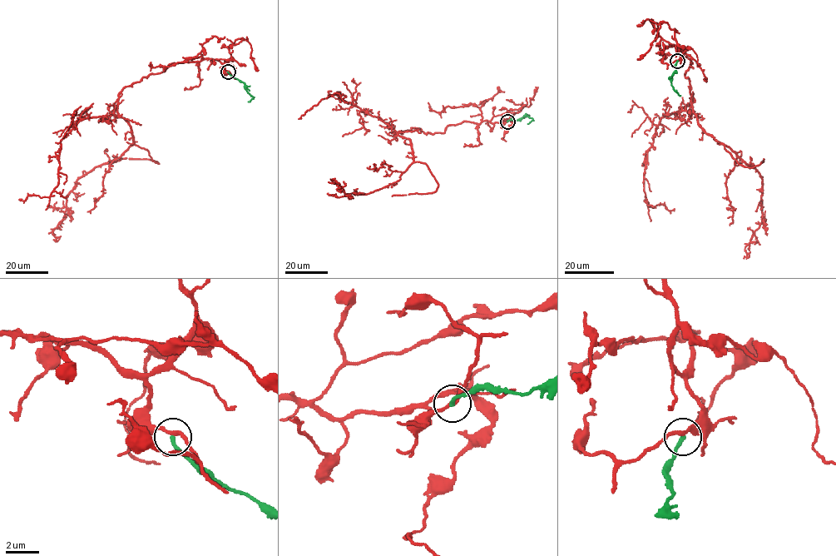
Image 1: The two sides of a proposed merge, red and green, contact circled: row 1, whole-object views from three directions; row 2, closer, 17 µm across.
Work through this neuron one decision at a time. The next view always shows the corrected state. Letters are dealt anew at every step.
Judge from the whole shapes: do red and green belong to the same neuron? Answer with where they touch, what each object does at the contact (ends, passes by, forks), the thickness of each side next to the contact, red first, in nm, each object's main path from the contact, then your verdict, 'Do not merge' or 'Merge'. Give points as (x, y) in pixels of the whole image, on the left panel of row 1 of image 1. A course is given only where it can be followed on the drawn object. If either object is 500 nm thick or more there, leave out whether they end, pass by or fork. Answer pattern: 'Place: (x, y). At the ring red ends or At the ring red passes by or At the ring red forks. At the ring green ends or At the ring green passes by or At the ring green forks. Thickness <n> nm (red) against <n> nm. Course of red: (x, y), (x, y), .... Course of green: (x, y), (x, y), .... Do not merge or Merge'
Place: (228, 71). At the ring red passes by. At the ring green ends. Thickness 220 nm (red) against 240 nm. Course of red: (228, 71), (203, 58), (170, 63), (126, 86), (117, 114), (133, 143), (76, 181), (53, 229), (58, 240). Course of green: (228, 71), (240, 80), (253, 97), (248, 101). Do not merge

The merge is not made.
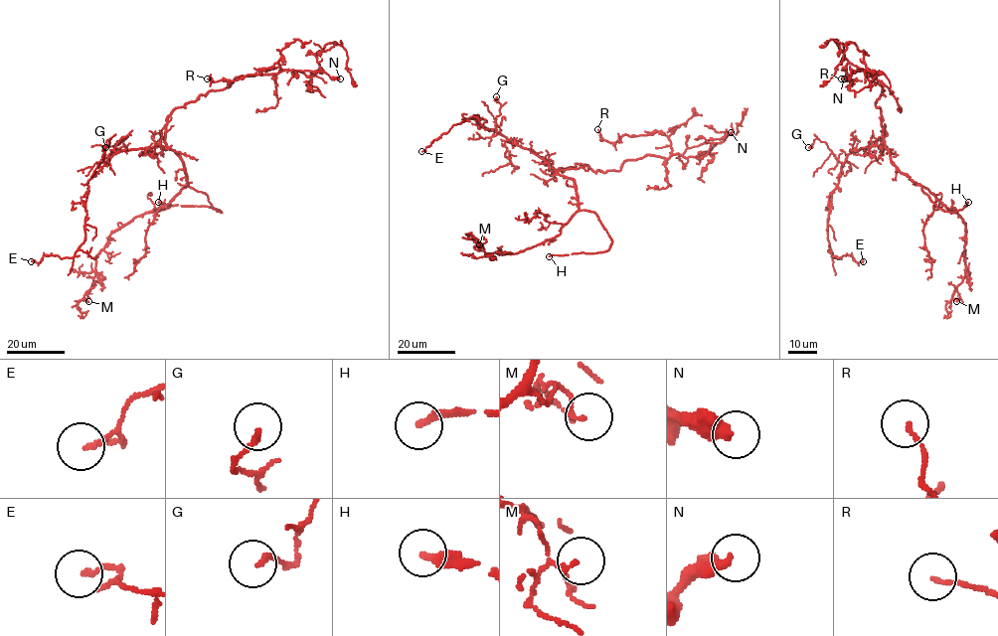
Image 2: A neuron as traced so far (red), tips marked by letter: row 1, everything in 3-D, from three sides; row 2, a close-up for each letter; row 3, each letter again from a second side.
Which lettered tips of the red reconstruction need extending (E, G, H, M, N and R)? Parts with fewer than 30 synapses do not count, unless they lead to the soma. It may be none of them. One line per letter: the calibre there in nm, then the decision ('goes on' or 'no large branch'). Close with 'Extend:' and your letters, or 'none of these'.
E: 140 nm thick; no large branch
G: 170 nm thick; no large branch
H: 260 nm thick; goes on
M: 130 nm thick; no large branch
N: 400 nm thick; no large branch
R: 120 nm thick; no large branch
Extend: H

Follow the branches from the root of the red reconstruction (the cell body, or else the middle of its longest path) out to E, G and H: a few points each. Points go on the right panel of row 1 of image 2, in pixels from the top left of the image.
E: (881, 123), (885, 146), (862, 148), (846, 157), (828, 214), (832, 255), (851, 255), (857, 262), (863, 261)
G: (881, 123), (885, 146), (854, 150), (843, 162), (837, 160), (824, 141), (816, 138), (808, 147)
H: (881, 123), (884, 145), (893, 163), (918, 183), (939, 209), (955, 212), (968, 202)

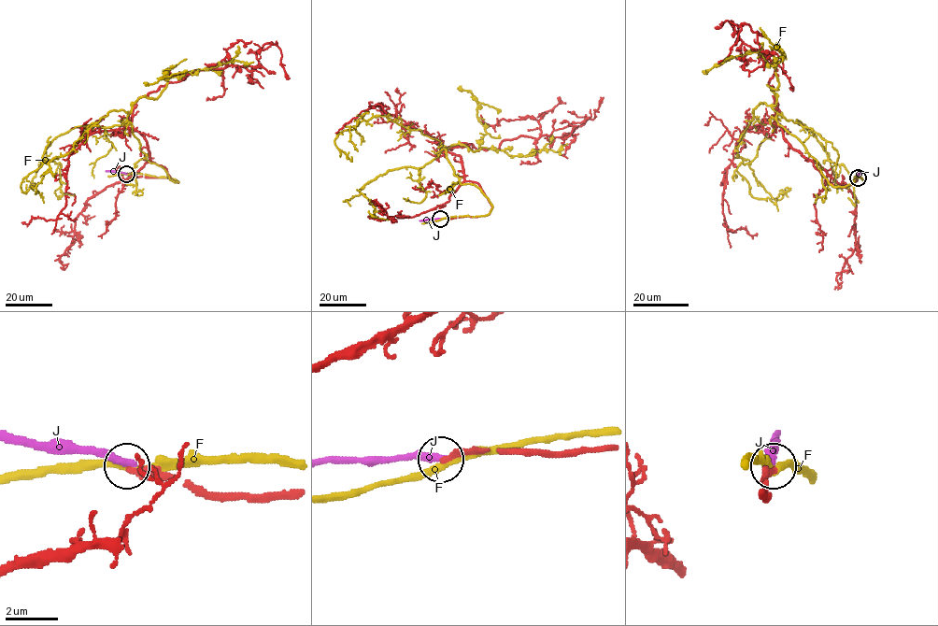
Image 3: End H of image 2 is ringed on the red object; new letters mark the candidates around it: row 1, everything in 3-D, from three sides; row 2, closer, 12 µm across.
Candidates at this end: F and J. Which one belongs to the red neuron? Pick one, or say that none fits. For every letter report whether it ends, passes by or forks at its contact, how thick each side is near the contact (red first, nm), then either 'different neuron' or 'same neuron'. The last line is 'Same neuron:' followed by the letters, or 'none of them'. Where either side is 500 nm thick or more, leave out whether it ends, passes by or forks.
F: it passes by; calibres 380 and 320 nm; different neuron
J: it ends; calibres 300 and 300 nm; different neuron
Same neuron: none of them

